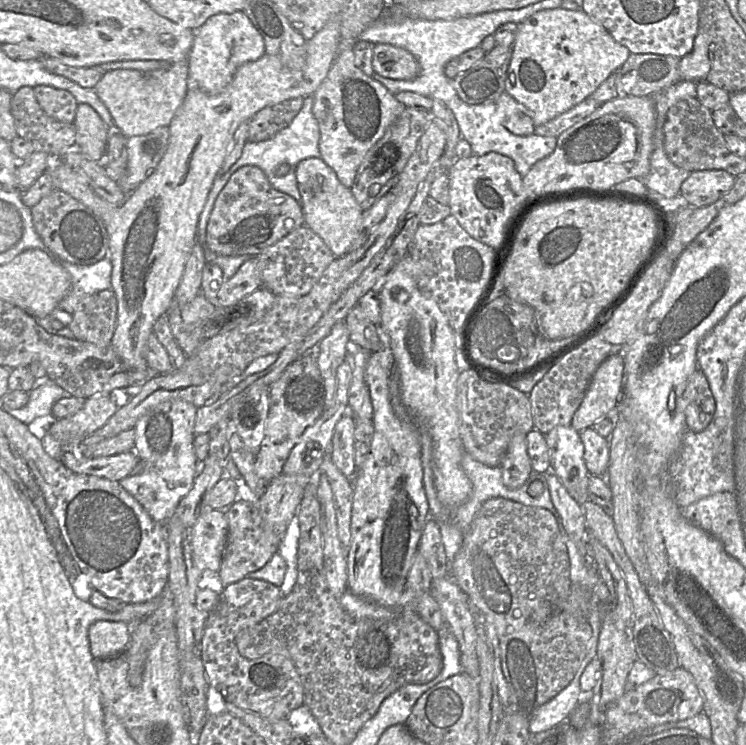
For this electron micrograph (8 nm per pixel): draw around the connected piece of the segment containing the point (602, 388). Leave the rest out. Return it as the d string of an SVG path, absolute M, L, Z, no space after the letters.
M622 354L609 355L596 369L583 400L575 411L571 426L578 432L606 417L619 402L623 383Z

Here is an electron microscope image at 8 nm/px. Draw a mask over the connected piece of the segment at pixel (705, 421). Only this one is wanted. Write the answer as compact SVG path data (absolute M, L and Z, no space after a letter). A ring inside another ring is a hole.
M699 368L689 377L682 397L688 429L703 431L712 419L715 401L708 381Z

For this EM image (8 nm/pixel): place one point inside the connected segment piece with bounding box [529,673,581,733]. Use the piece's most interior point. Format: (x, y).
(556, 711)

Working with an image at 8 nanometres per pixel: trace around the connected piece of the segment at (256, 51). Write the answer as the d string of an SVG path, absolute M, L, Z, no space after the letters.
M243 11L215 14L193 33L193 45L188 55L188 90L197 89L209 95L220 94L241 65L256 61L265 54L261 34Z

